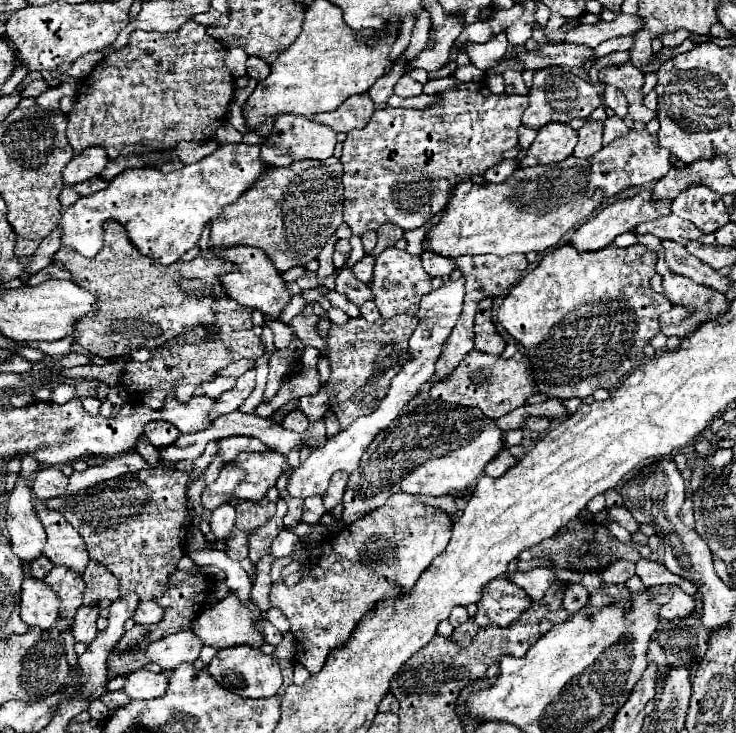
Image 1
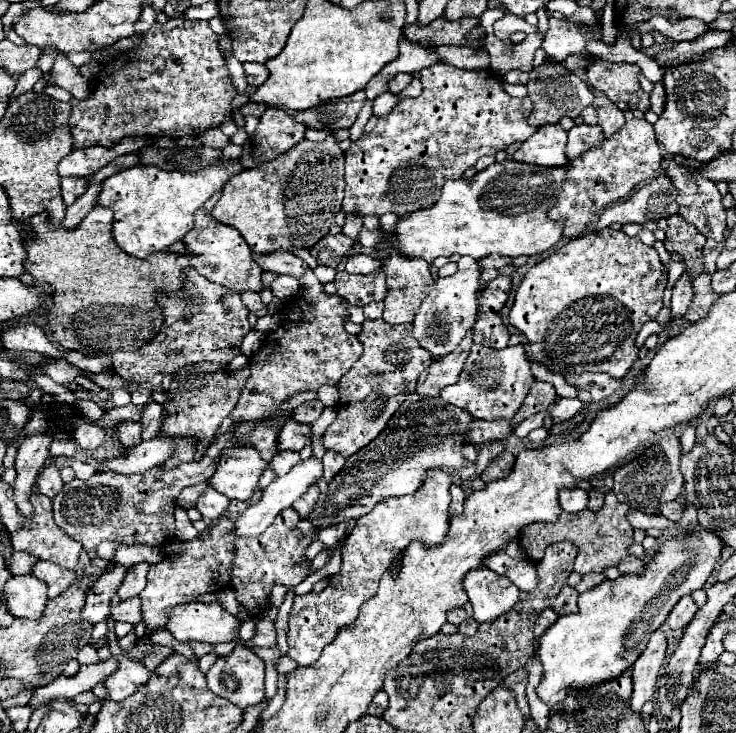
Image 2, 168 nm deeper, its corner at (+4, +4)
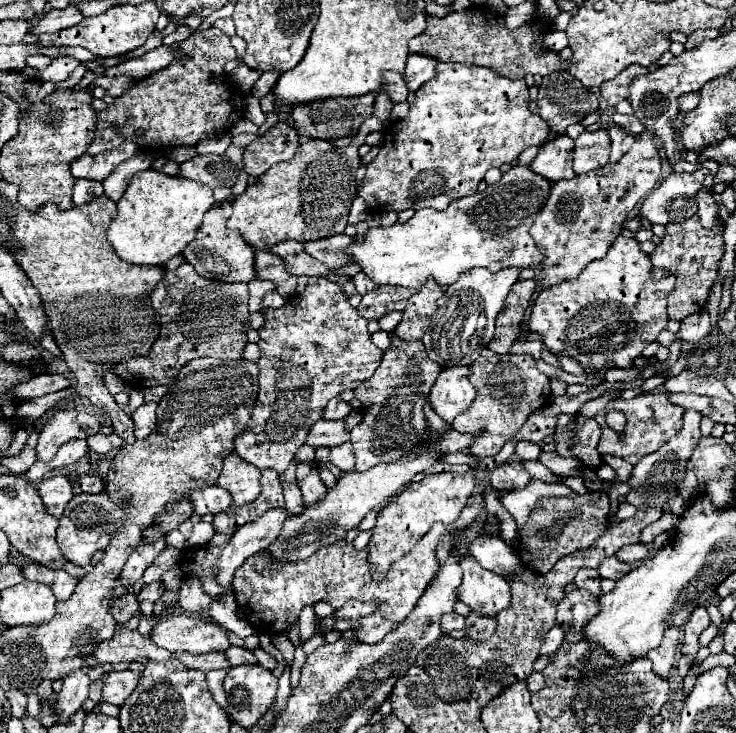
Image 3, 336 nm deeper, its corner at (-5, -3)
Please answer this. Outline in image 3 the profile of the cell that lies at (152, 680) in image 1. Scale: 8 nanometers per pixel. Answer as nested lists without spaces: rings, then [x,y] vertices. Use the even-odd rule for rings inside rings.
[[[111,671],[103,683],[103,701],[111,705],[123,705],[139,683],[139,673],[135,671]]]

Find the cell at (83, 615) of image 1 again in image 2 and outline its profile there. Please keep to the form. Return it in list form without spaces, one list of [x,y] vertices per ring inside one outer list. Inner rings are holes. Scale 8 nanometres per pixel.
[[[116,566],[112,572],[104,572],[96,584],[86,592],[86,604],[82,608],[82,620],[98,624],[110,616],[110,598],[116,594],[120,582],[126,576],[124,566]]]

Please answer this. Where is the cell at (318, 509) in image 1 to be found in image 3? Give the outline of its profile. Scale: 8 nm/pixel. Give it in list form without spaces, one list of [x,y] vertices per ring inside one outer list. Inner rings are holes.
[[[303,461],[301,467],[297,467],[297,485],[301,487],[305,505],[317,503],[325,495],[325,491],[327,491],[325,483],[319,477],[319,467],[313,461],[311,463]]]

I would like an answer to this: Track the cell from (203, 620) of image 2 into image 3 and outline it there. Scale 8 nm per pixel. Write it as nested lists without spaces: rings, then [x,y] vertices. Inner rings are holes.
[[[171,615],[167,619],[159,619],[151,631],[151,641],[157,647],[163,647],[171,653],[187,651],[191,655],[201,655],[201,653],[209,653],[209,651],[225,651],[229,647],[229,639],[227,639],[227,633],[223,627],[195,619],[195,617],[187,617],[187,615]]]

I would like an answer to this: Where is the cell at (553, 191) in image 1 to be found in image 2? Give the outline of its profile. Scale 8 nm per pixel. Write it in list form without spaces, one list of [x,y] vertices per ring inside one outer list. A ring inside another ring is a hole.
[[[514,160],[496,162],[490,168],[478,172],[474,178],[460,178],[460,180],[446,180],[442,188],[442,198],[424,210],[412,212],[408,218],[398,220],[396,234],[400,238],[400,244],[392,244],[384,240],[386,250],[380,254],[378,260],[384,260],[390,252],[400,252],[406,256],[418,256],[428,262],[432,262],[438,256],[472,256],[476,260],[488,256],[488,254],[502,254],[502,256],[534,256],[548,248],[552,248],[562,238],[562,220],[554,222],[548,218],[550,208],[556,204],[556,196],[562,188],[562,180],[566,178],[566,166],[558,168],[542,168],[542,166],[530,166]]]

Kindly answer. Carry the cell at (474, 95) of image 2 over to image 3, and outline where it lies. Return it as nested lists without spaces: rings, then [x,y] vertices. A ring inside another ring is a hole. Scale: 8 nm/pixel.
[[[439,63],[435,79],[417,89],[417,101],[411,105],[407,119],[395,121],[385,131],[385,141],[377,157],[369,163],[359,195],[375,211],[403,209],[445,209],[451,201],[477,191],[487,169],[517,161],[523,149],[543,145],[549,135],[547,123],[529,111],[529,93],[523,79],[507,79],[487,67],[461,63]]]

